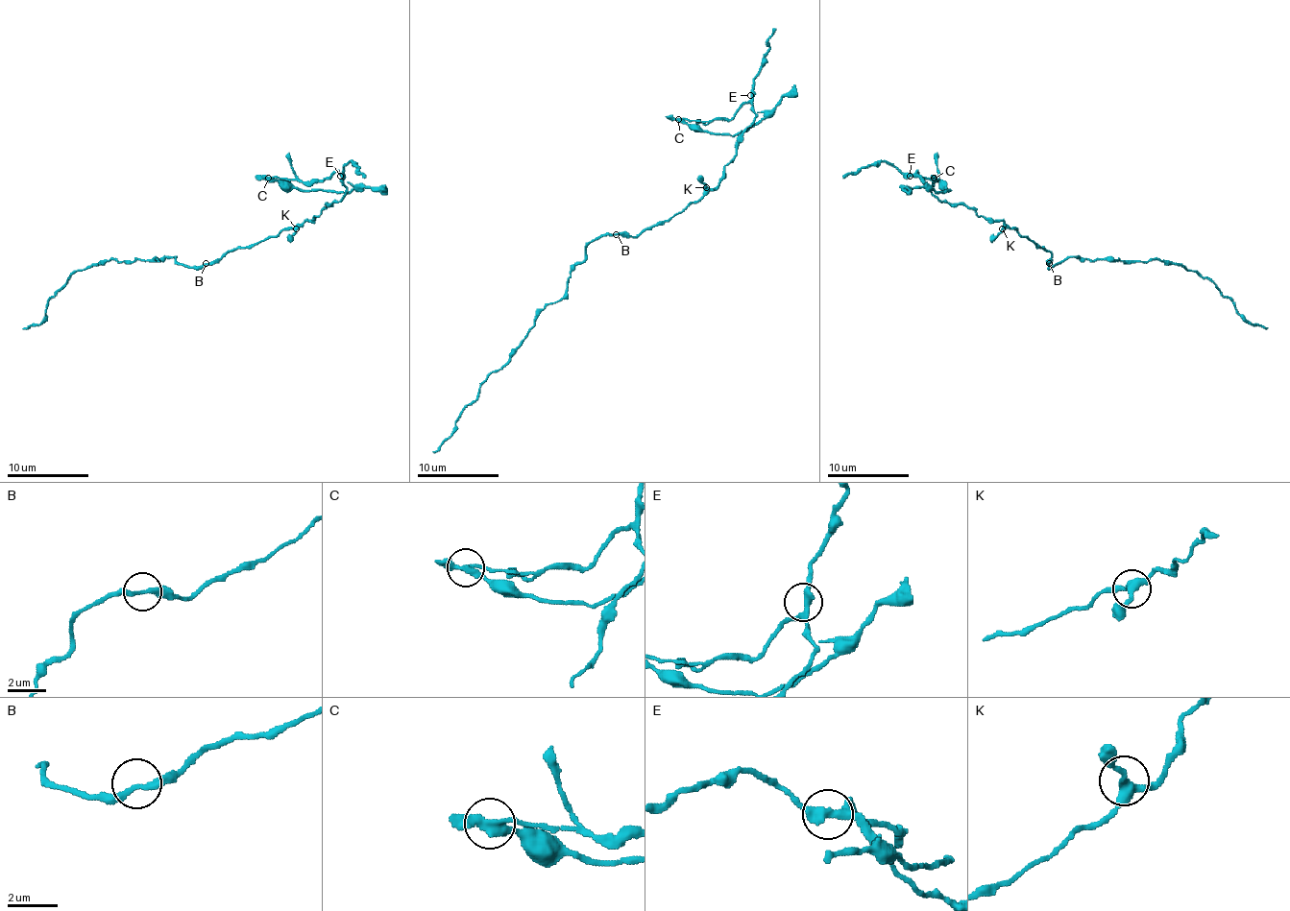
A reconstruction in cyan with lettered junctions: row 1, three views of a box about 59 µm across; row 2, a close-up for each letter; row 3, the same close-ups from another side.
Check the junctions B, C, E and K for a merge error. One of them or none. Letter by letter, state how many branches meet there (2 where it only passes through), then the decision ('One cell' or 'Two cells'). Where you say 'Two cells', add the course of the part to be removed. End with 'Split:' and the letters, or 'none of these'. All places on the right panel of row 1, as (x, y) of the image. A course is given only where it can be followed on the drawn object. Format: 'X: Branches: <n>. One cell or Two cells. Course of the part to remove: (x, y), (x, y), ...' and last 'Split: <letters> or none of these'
B: Branches: 2. One cell
C: Branches: 3. Two cells. Course of the part to remove: (935, 178), (946, 189), (951, 189), (940, 192), (900, 185)
E: Branches: 3. One cell
K: Branches: 3. One cell
Split: C

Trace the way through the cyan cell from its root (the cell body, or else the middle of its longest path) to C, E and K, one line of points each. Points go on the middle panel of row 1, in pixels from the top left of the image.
C: (618, 234), (638, 236), (712, 191), (736, 156), (738, 138), (754, 124), (730, 136), (692, 130), (679, 120)
E: (618, 234), (638, 236), (669, 222), (718, 185), (724, 167), (736, 156), (738, 136), (754, 118), (750, 95)
K: (618, 234), (638, 236), (659, 224), (669, 222), (697, 202), (706, 187)

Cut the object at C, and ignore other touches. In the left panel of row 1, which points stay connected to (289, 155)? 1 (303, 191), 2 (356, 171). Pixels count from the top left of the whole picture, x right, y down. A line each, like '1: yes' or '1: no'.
1: no
2: yes

